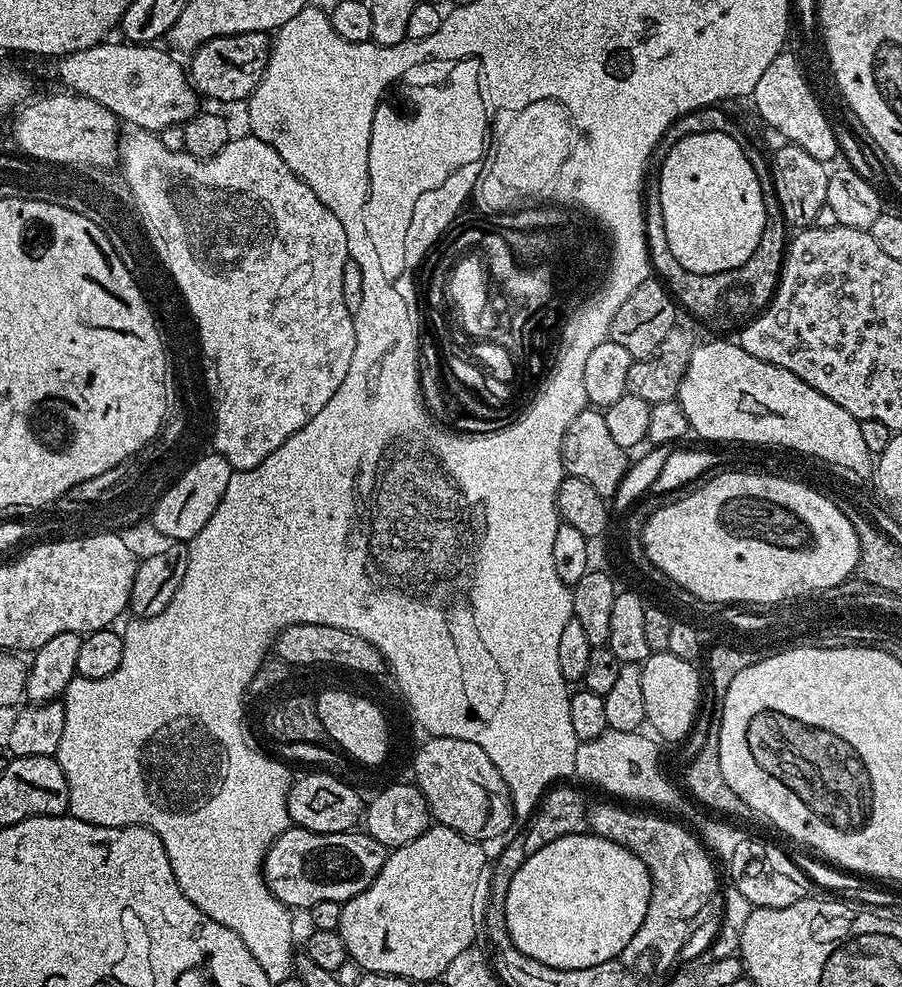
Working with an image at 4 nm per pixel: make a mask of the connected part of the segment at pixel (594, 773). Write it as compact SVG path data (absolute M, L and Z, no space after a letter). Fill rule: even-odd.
M609 730L598 738L577 743L576 757L574 758L575 775L577 777L581 776L584 780L589 780L594 787L601 788L602 791L609 792L612 798L619 798L624 802L641 800L644 803L641 805L644 806L652 806L648 804L674 803L676 800L676 788L668 781L667 774L660 769L660 752L656 749L657 741L651 735L648 735L649 737L644 735L643 731L614 732Z

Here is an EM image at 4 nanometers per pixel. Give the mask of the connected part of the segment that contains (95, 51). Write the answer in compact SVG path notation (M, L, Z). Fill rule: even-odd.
M105 42L98 46L90 46L86 50L78 50L69 56L61 56L55 61L56 76L65 84L69 93L78 96L89 96L94 102L106 106L115 114L116 119L132 128L141 128L147 132L159 134L166 126L185 124L198 111L198 92L183 63L175 60L177 57L171 51L163 52L160 46L151 44L129 44Z

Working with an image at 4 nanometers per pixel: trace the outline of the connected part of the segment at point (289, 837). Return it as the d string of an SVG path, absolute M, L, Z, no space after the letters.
M289 826L264 856L264 881L268 889L289 909L311 910L318 902L338 902L362 894L378 878L389 849L363 830L318 834Z

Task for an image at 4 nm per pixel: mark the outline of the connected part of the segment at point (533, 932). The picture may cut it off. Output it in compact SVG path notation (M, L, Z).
M587 831L570 834L568 837L560 837L544 846L542 850L538 850L537 853L530 854L526 858L526 862L514 874L514 878L510 880L508 886L509 892L505 894L504 904L506 906L505 926L508 927L513 945L522 954L529 955L530 958L537 959L538 962L545 963L546 966L561 968L562 970L582 970L583 967L610 963L620 957L626 950L630 938L634 938L634 934L638 934L638 926L642 926L642 922L646 918L646 910L650 906L650 898L652 897L652 883L650 882L650 874L646 870L646 862L642 862L642 858L638 858L638 854L626 850L607 835L596 836Z

